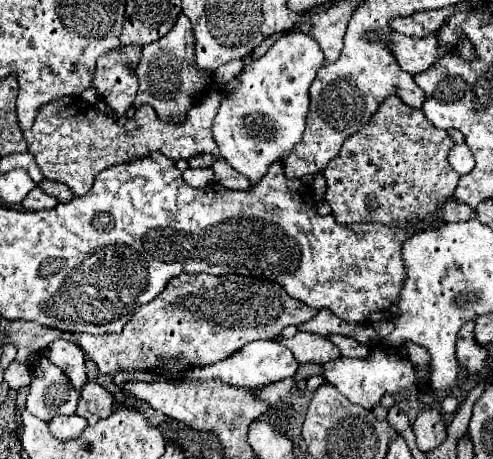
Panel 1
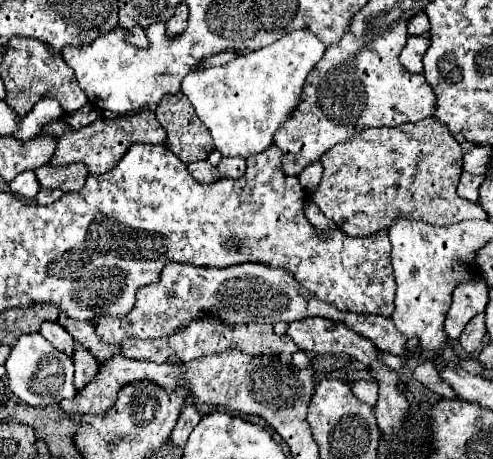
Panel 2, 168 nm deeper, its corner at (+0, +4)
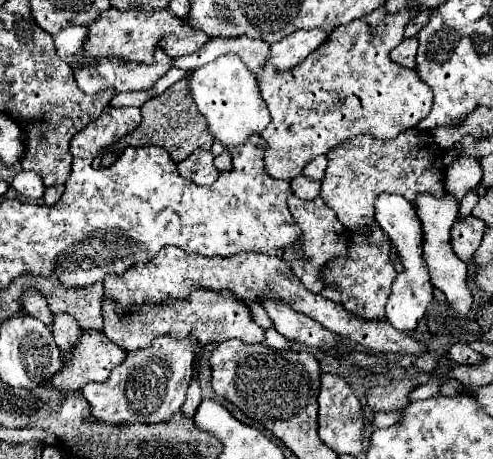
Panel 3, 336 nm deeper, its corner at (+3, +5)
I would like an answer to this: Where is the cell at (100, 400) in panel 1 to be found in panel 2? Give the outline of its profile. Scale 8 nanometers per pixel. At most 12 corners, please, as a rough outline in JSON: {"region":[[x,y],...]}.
{"region":[[74,342],[74,384],[82,388],[96,374],[96,358]]}

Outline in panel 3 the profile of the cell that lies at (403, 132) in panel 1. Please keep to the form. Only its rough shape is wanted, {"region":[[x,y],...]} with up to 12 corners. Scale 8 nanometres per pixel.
{"region":[[355,135],[329,151],[319,197],[349,229],[375,199],[443,199],[433,135]]}

